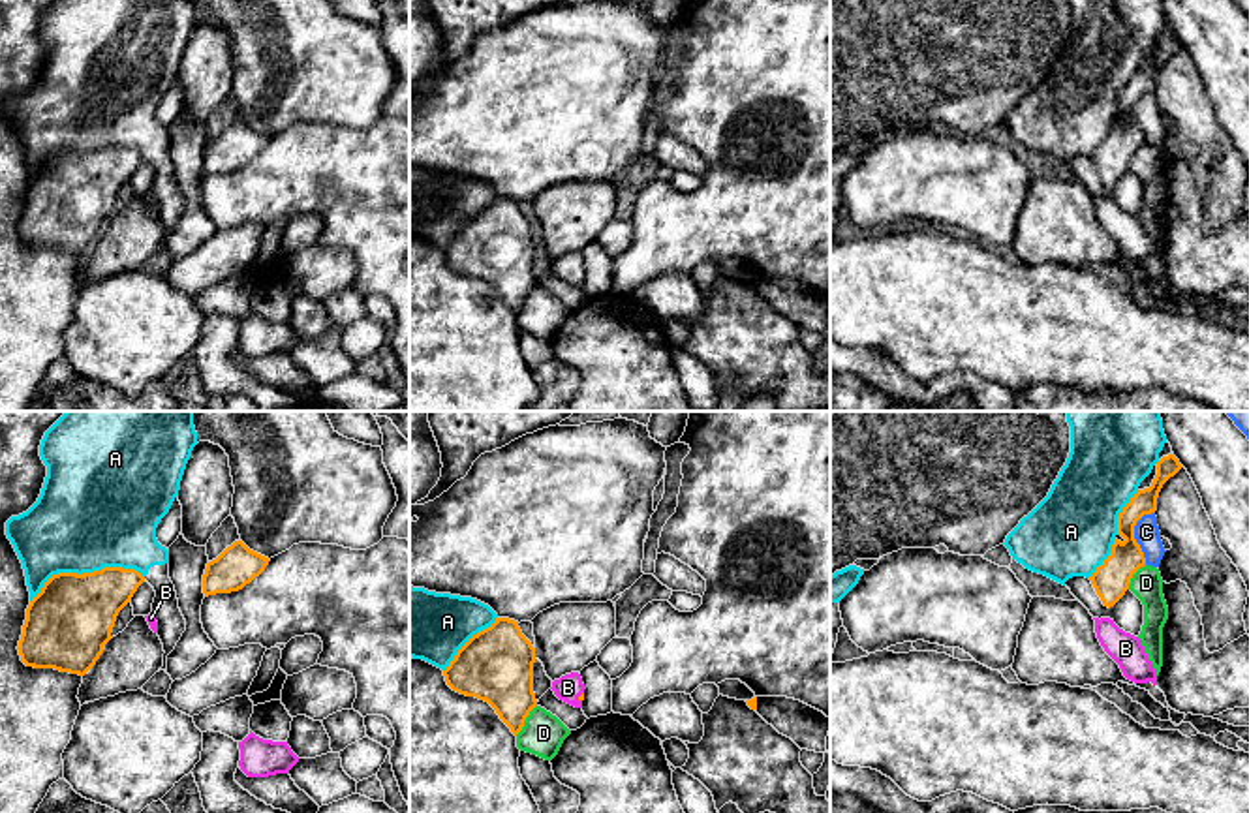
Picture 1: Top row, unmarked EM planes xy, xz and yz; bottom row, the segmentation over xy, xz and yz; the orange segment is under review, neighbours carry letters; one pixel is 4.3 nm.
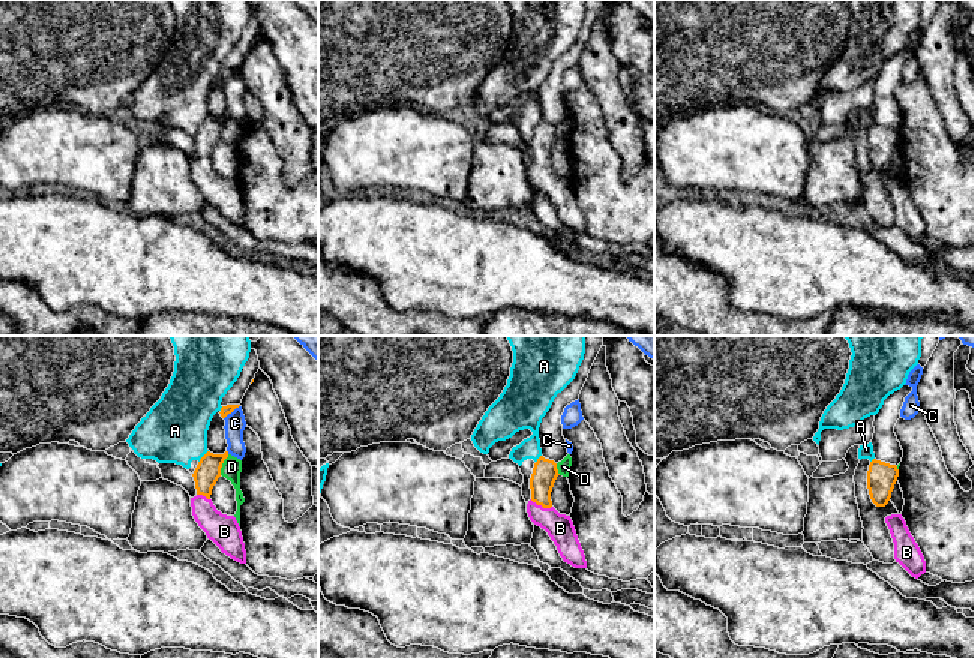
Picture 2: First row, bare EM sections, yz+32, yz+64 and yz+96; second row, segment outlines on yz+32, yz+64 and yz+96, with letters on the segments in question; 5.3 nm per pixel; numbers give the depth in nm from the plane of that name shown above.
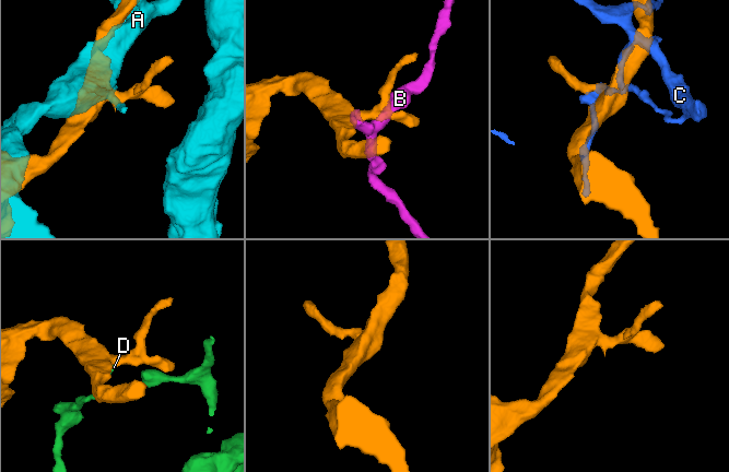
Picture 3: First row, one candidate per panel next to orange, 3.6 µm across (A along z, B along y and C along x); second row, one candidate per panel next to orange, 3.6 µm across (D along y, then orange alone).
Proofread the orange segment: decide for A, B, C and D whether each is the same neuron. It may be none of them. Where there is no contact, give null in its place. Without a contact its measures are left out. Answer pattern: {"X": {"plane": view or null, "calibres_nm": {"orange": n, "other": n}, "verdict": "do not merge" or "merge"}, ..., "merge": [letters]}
{"A": {"plane": "xy", "calibres_nm": {"orange": 360, "other": 460}, "verdict": "do not merge"}, "B": {"plane": "xz", "calibres_nm": {"orange": 20, "other": 110}, "verdict": "merge"}, "C": {"plane": "yz", "calibres_nm": {"orange": 160, "other": 110}, "verdict": "do not merge"}, "D": {"plane": "xz", "calibres_nm": {"orange": 300, "other": 180}, "verdict": "do not merge"}, "merge": ["B"]}

